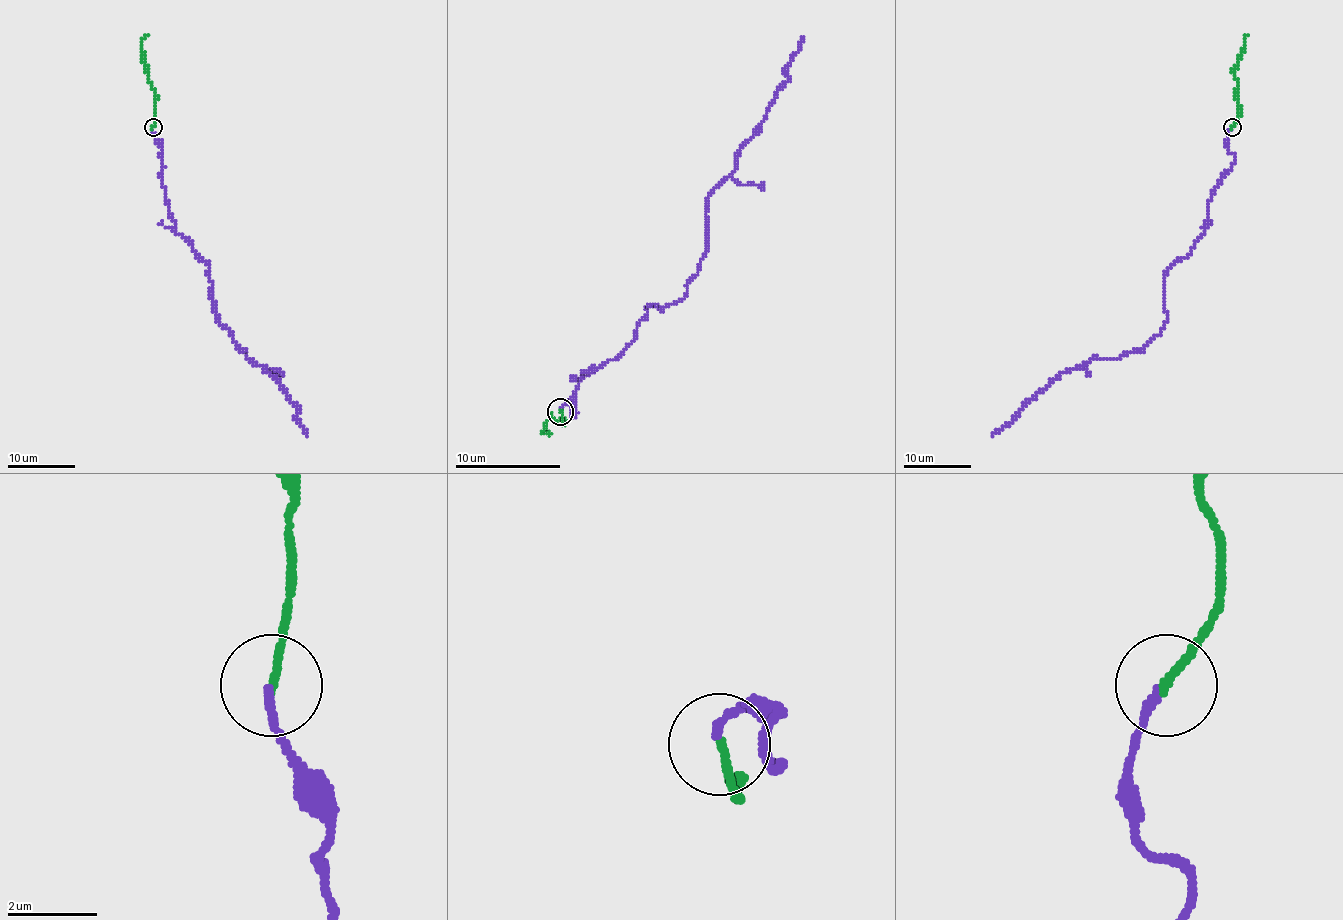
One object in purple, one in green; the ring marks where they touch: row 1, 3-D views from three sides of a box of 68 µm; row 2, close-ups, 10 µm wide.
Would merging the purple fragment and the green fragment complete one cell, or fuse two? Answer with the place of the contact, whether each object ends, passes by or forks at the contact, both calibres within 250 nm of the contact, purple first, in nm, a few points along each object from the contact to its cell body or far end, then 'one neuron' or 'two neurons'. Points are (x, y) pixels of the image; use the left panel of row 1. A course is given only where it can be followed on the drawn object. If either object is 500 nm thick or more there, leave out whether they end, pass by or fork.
place (153, 127); purple ends; green ends; calibres 180 and 170 nm; course purple (152, 127), (174, 230), (208, 268), (216, 321), (297, 408), (307, 435); course green (152, 127), (156, 90), (147, 76), (142, 48), (142, 41), (147, 36); one neuron

